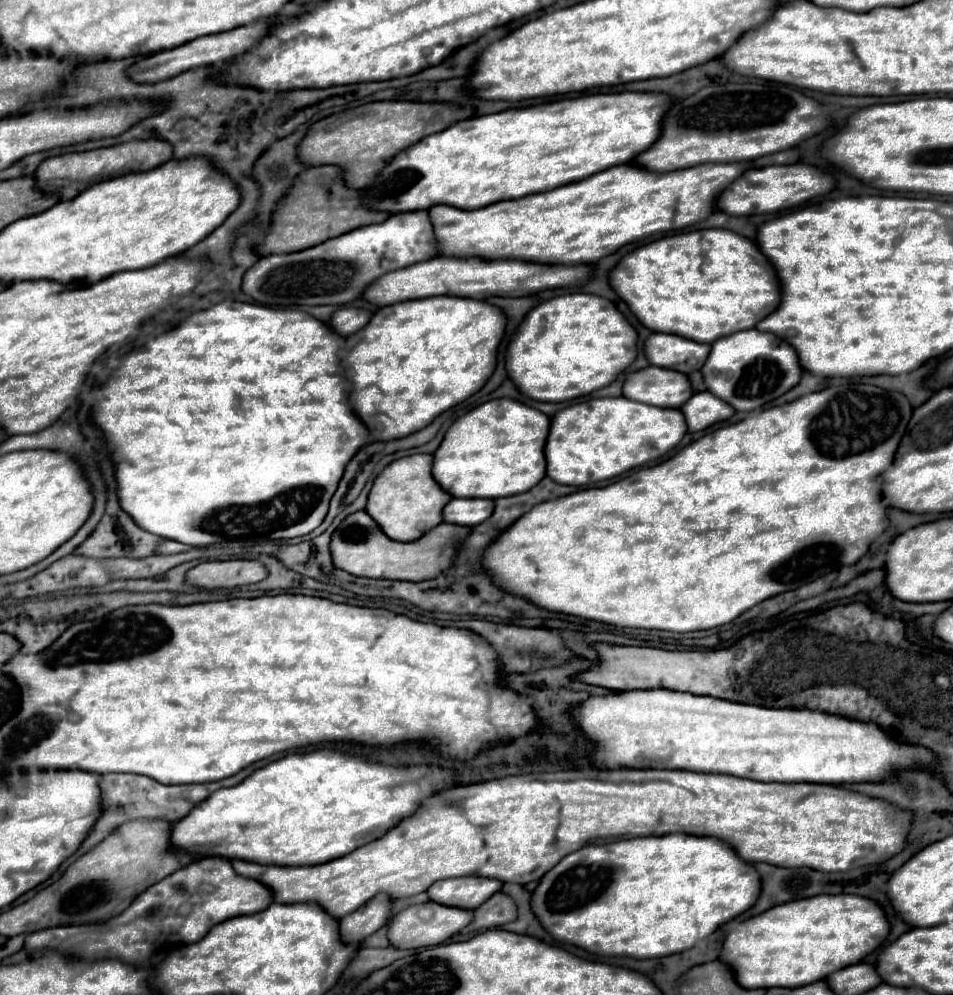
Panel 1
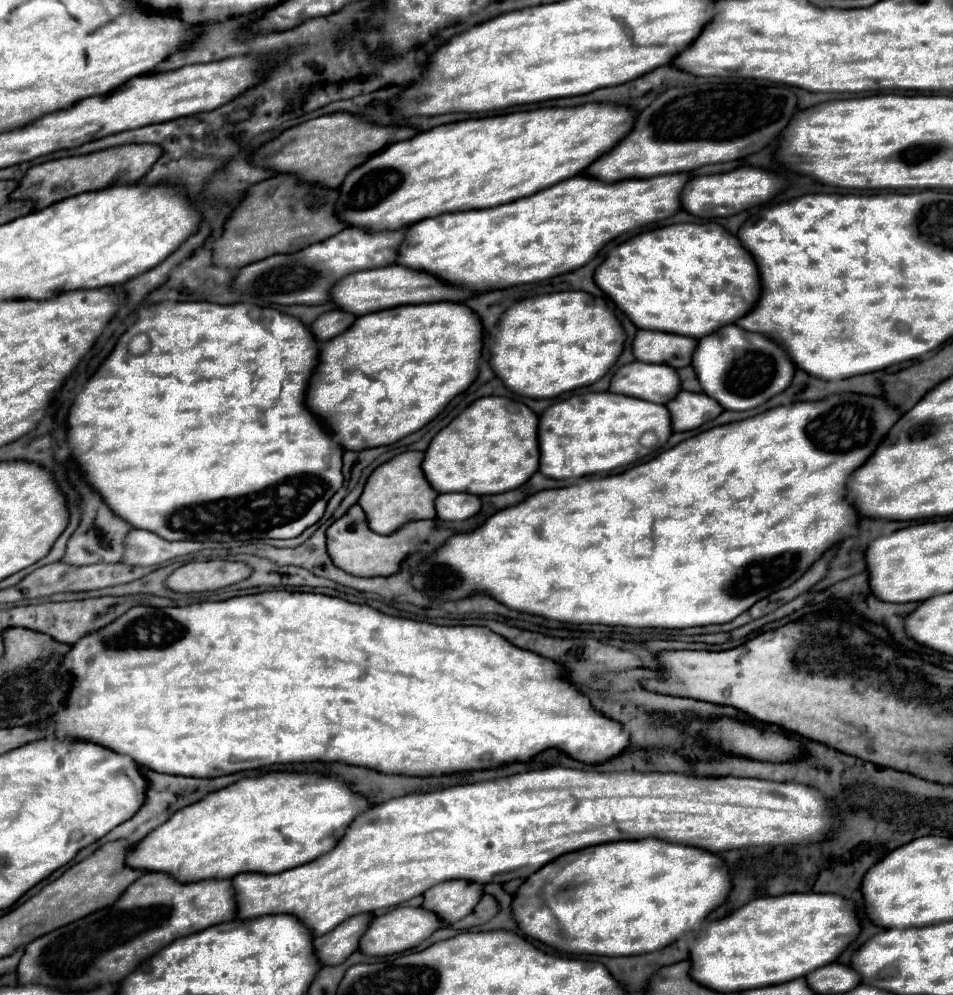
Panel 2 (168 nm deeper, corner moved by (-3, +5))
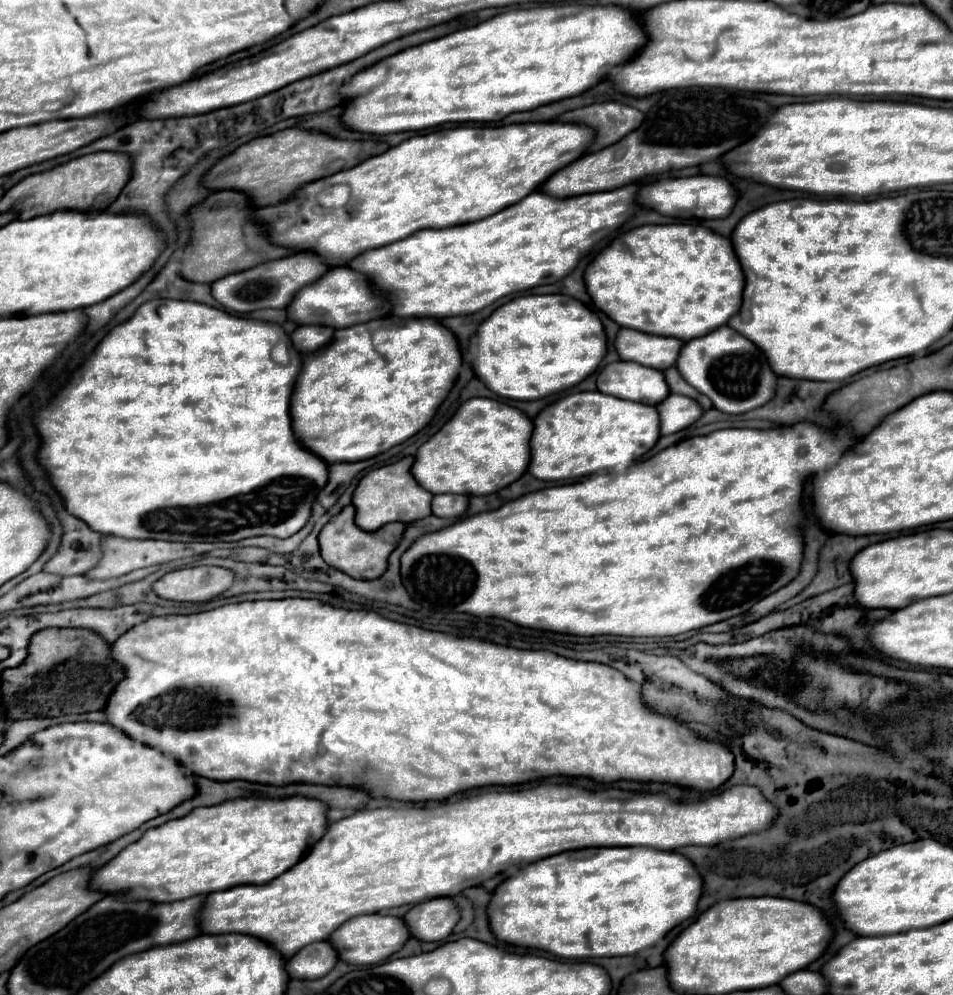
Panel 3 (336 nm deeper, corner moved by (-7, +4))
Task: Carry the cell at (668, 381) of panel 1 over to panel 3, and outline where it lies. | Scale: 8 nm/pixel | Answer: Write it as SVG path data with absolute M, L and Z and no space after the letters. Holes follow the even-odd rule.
M617 361L607 365L599 373L597 387L601 393L641 401L647 405L657 405L657 401L663 401L669 395L663 371L629 361Z

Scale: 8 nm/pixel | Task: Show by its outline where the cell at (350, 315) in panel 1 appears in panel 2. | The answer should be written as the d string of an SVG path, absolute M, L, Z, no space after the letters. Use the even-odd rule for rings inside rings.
M329 310L325 314L321 314L311 326L311 334L313 338L319 342L325 342L325 340L331 340L333 336L345 332L345 328L349 328L349 324L353 324L353 316L343 312L343 310Z

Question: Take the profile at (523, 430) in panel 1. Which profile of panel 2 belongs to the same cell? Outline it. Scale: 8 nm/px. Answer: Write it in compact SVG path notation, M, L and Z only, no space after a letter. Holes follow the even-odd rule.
M485 396L463 410L447 428L431 440L421 464L427 482L435 492L469 492L477 496L501 494L527 482L537 472L537 414L523 402L505 396Z

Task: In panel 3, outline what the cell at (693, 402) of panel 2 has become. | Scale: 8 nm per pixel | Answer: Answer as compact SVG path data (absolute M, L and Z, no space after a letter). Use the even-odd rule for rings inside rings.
M669 395L665 401L657 405L659 417L661 417L661 435L671 435L681 429L687 429L693 425L705 411L701 411L701 405L685 395Z

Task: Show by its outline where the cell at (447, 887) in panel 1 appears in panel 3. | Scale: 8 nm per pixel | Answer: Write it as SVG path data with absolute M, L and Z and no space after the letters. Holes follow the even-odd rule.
M435 897L415 905L405 913L405 923L413 937L421 941L445 939L461 917L459 905L449 897Z

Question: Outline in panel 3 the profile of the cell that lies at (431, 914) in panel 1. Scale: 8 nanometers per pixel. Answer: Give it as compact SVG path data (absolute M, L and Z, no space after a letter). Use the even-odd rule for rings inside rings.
M361 915L345 921L341 929L337 929L331 937L329 943L339 951L339 957L351 965L375 965L397 953L407 941L409 941L409 927L401 917L391 917L391 915Z

